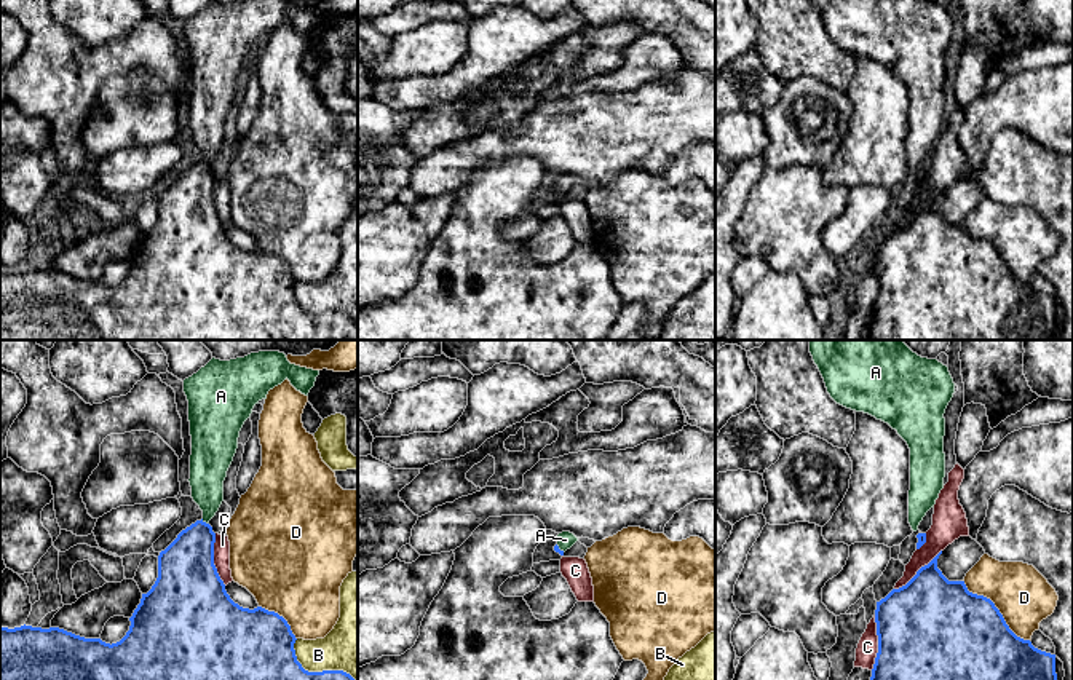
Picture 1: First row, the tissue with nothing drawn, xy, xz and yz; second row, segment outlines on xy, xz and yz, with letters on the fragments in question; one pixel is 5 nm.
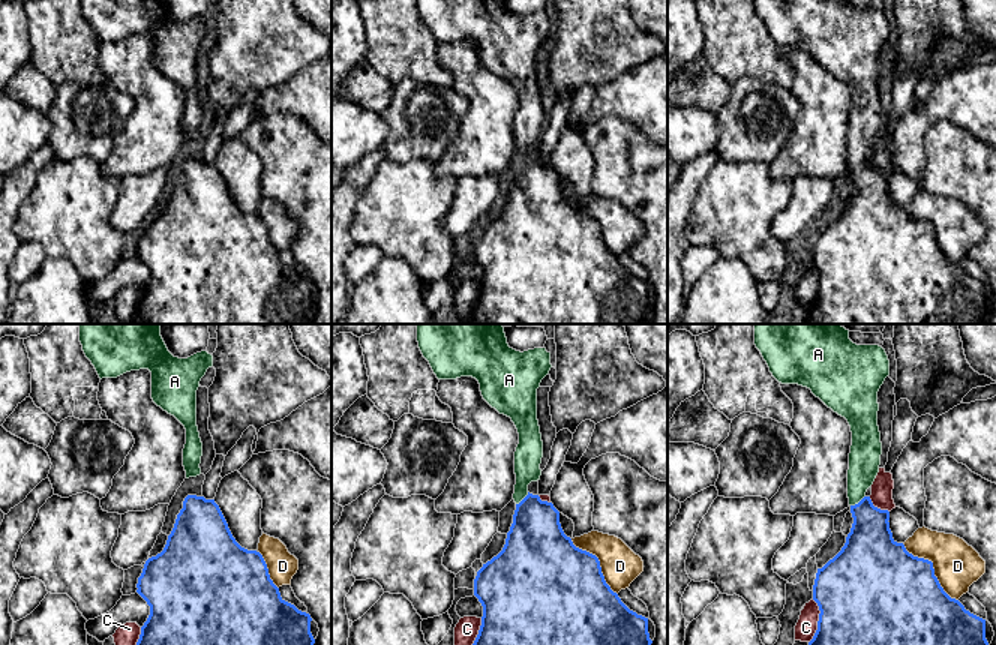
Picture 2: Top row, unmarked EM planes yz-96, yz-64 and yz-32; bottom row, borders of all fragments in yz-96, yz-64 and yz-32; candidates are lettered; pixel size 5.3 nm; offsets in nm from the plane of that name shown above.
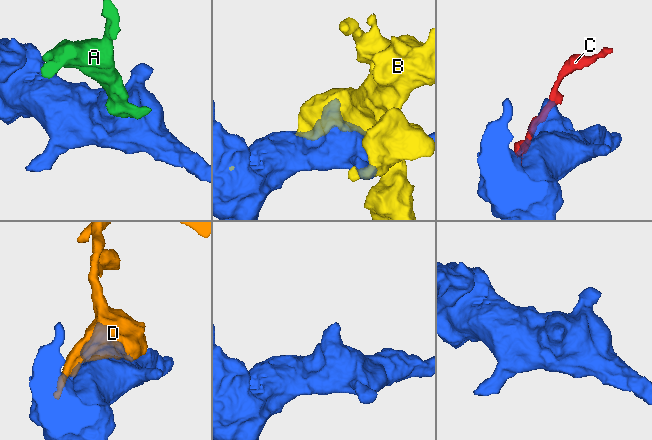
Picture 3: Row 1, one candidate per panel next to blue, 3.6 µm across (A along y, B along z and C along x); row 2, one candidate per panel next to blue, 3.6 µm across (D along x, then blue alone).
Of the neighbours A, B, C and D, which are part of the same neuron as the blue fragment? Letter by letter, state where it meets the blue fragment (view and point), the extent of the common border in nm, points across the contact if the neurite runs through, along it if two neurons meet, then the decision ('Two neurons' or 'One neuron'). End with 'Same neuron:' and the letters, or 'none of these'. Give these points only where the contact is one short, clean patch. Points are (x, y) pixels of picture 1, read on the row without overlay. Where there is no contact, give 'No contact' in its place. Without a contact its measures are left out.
A: Touches blue at xy (205, 165). Shared border 50 nm. Path across: xy (186, 209), (205, 165), (208, 157), (208, 115). One neuron
B: Touches blue at xy (316, 315). Shared border 380 nm. Two neurons
C: Touches blue at yz (878, 284). Shared border 280 nm. Two neurons
D: Touches blue at yz (997, 251). Shared border 460 nm. Two neurons
Same neuron: A

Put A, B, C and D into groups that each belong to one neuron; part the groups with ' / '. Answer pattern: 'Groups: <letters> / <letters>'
Groups: A / B / C / D

